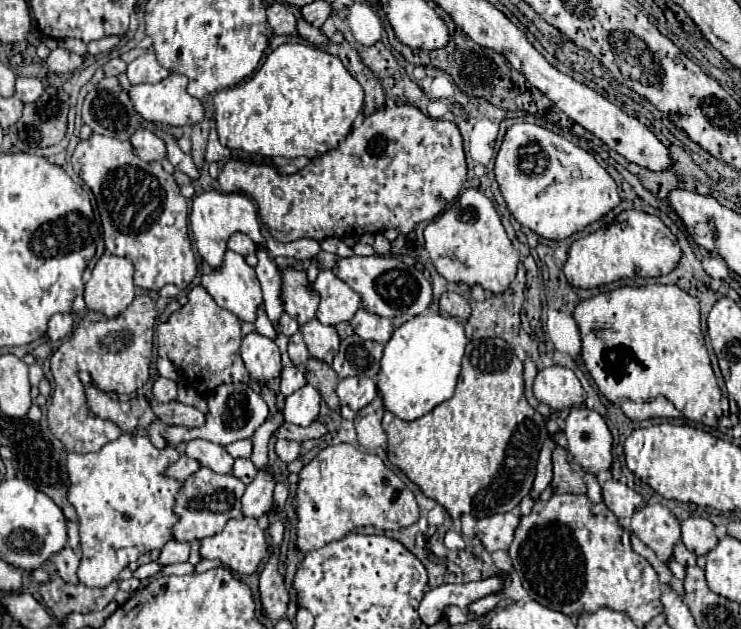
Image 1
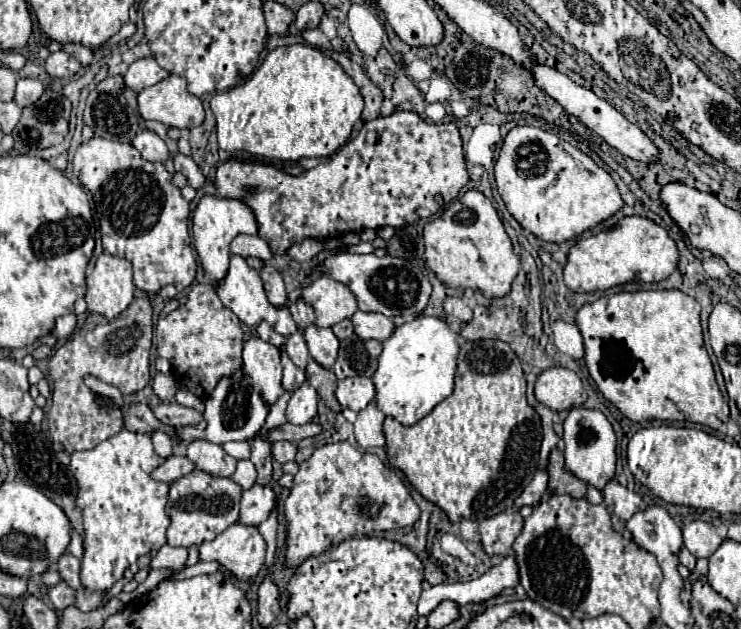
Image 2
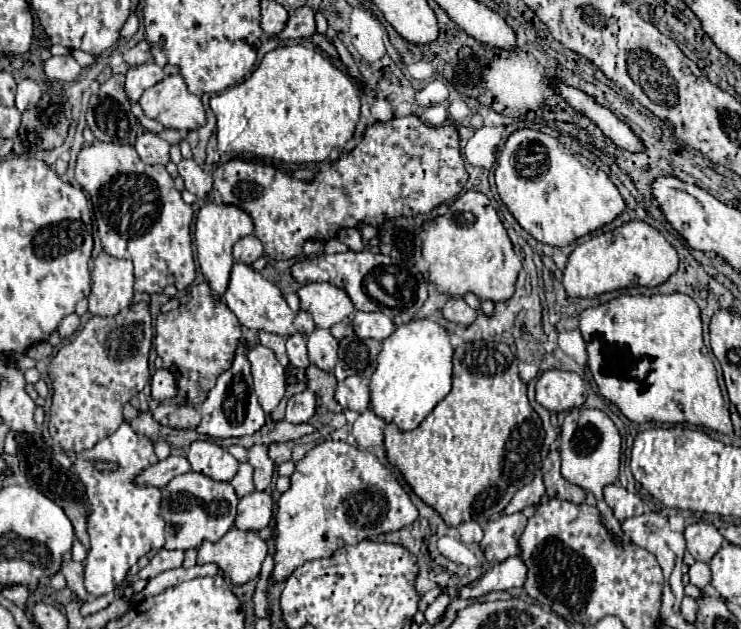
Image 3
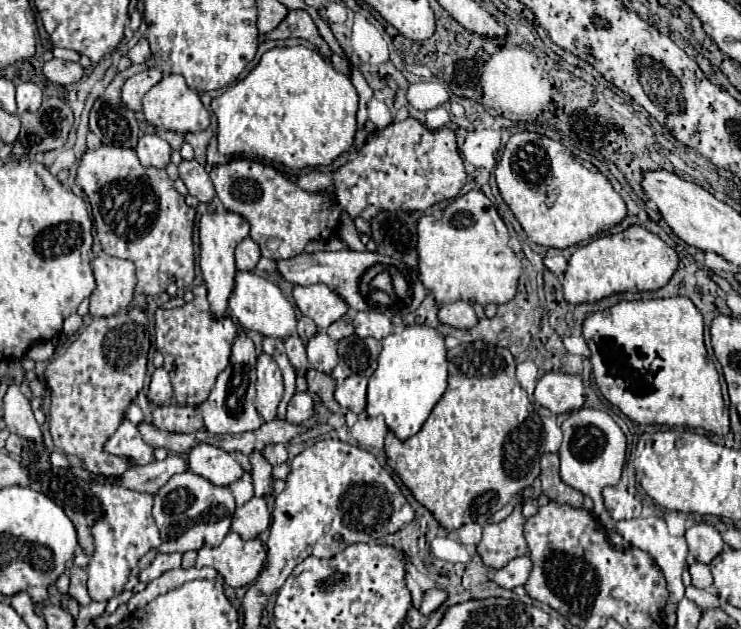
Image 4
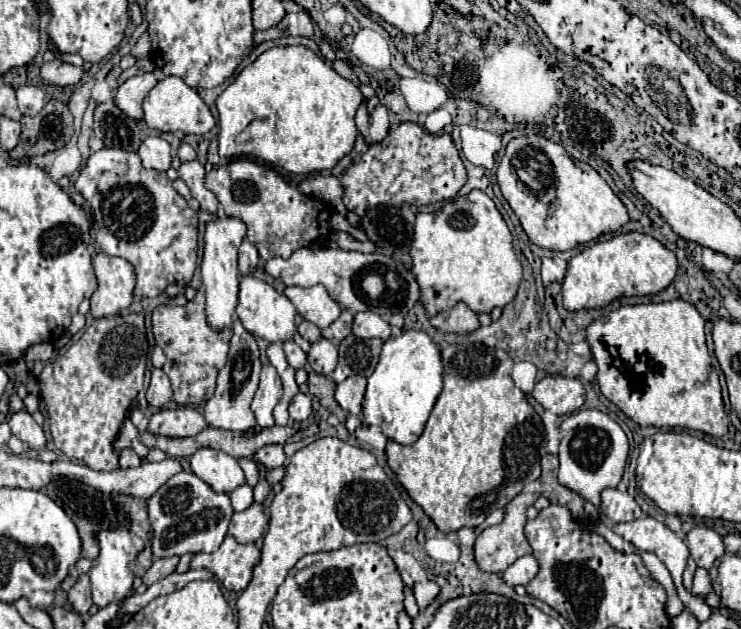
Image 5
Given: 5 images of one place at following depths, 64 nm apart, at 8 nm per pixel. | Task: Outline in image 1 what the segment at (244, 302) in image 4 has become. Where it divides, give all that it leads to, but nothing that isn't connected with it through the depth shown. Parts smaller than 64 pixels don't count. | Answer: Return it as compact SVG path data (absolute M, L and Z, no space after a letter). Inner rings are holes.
M226 250L224 262L218 268L212 268L208 274L202 274L202 286L214 298L214 302L232 314L236 314L244 322L254 323L259 306L263 303L260 284L256 280L254 268L250 268L244 258L232 250ZM284 314L282 318L280 318L280 332L282 334L286 334L286 336L292 336L292 334L296 334L298 332L298 322L292 318L292 316L288 316L288 314Z

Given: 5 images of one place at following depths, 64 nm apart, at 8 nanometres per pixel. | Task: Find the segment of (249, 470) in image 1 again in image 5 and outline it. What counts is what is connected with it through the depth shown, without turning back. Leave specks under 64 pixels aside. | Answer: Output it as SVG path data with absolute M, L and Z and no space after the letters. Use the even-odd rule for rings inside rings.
M242 484L230 492L230 498L232 498L232 508L240 512L248 508L248 504L252 504L252 488L248 484Z

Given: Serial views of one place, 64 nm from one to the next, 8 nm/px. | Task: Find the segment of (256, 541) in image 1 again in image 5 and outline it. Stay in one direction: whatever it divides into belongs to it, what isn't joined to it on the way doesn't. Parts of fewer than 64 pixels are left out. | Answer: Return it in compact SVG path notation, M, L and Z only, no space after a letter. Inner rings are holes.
M226 536L222 546L212 554L196 554L190 568L208 568L228 590L244 590L250 580L254 566L260 562L262 550L250 542L240 544L234 536Z

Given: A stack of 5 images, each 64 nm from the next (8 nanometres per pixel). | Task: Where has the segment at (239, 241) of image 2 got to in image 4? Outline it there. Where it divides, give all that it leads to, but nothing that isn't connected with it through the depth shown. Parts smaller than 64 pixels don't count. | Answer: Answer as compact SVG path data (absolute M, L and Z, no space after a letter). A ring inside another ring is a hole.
M244 238L236 246L236 266L238 270L254 270L260 260L260 246L252 238Z

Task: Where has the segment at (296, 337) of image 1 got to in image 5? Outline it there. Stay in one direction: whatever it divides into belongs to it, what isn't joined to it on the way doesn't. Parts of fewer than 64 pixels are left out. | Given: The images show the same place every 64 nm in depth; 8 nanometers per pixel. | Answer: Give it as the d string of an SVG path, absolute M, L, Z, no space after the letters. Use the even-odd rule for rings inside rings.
M286 340L284 342L284 352L286 352L286 360L294 370L300 370L306 366L306 354L304 350L294 342L294 340Z

